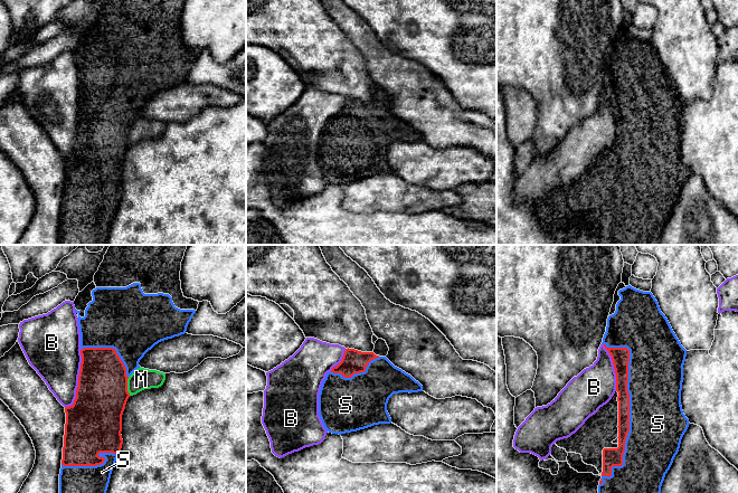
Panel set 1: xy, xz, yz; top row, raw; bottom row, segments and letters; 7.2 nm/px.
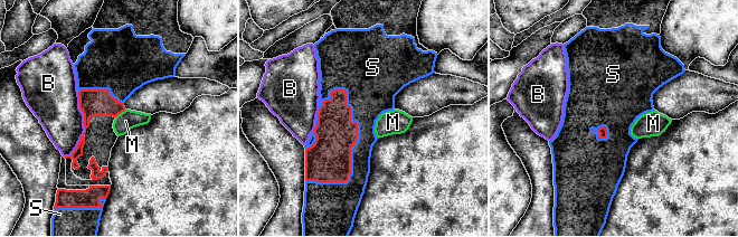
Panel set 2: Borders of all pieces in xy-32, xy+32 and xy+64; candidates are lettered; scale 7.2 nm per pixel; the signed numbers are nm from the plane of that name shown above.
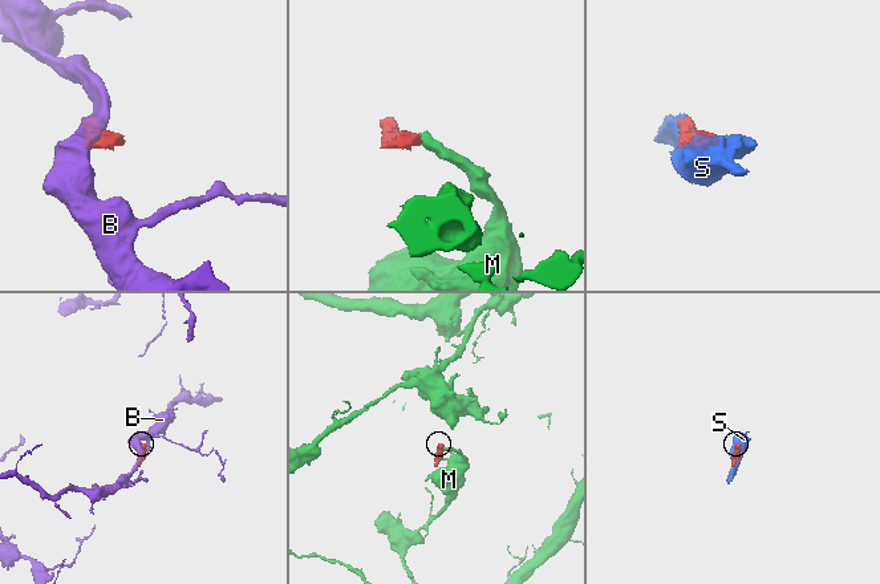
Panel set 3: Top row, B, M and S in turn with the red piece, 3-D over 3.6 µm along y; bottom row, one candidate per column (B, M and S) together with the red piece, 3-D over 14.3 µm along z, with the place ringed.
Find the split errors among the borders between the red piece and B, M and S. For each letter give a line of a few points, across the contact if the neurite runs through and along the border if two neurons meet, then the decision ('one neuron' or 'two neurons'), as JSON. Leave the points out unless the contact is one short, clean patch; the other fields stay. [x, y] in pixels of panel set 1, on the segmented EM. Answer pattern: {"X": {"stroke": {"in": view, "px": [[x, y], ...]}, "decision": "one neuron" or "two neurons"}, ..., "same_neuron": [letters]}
{"B": {"decision": "two neurons"}, "M": {"stroke": {"in": "xy", "px": [[128, 377], [128, 392], [130, 395]]}, "decision": "two neurons"}, "S": {"decision": "one neuron"}, "same_neuron": ["S"]}

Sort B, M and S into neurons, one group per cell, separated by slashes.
B / M / S

